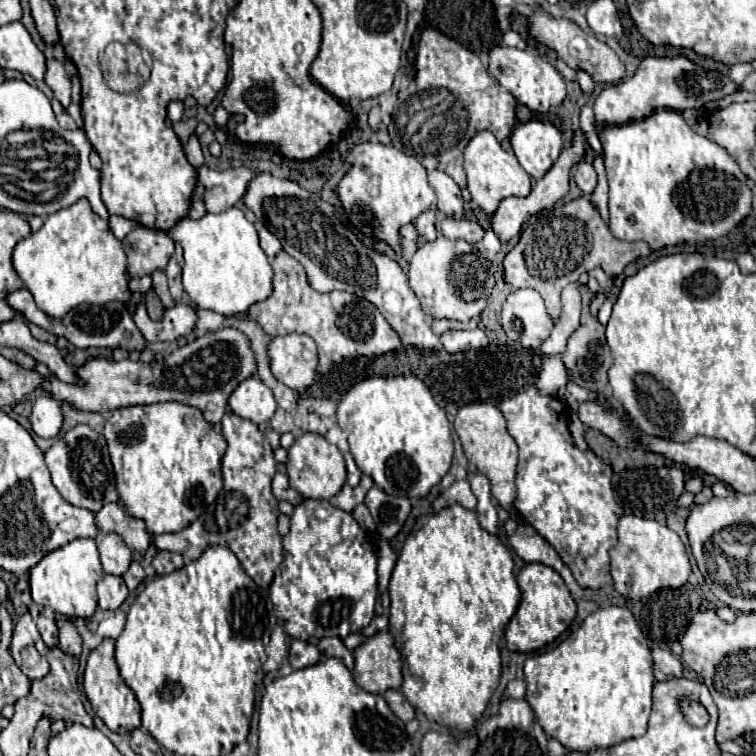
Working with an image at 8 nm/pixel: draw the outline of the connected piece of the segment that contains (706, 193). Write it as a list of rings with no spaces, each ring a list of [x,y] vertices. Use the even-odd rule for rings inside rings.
[[[658,109],[656,113],[652,113],[650,117],[642,119],[642,121],[630,121],[624,125],[612,125],[612,127],[604,127],[600,131],[600,141],[604,147],[604,167],[606,167],[606,175],[608,175],[608,185],[610,185],[610,231],[622,239],[622,241],[646,241],[650,245],[652,251],[668,247],[668,245],[678,245],[678,243],[686,243],[686,241],[694,241],[694,243],[702,243],[702,241],[710,241],[710,239],[720,239],[724,235],[728,235],[750,211],[752,211],[752,191],[748,187],[748,177],[740,171],[738,163],[728,155],[728,151],[720,145],[716,145],[714,141],[698,135],[692,127],[688,127],[688,123],[682,119],[682,113],[678,111],[670,111],[670,109]]]

